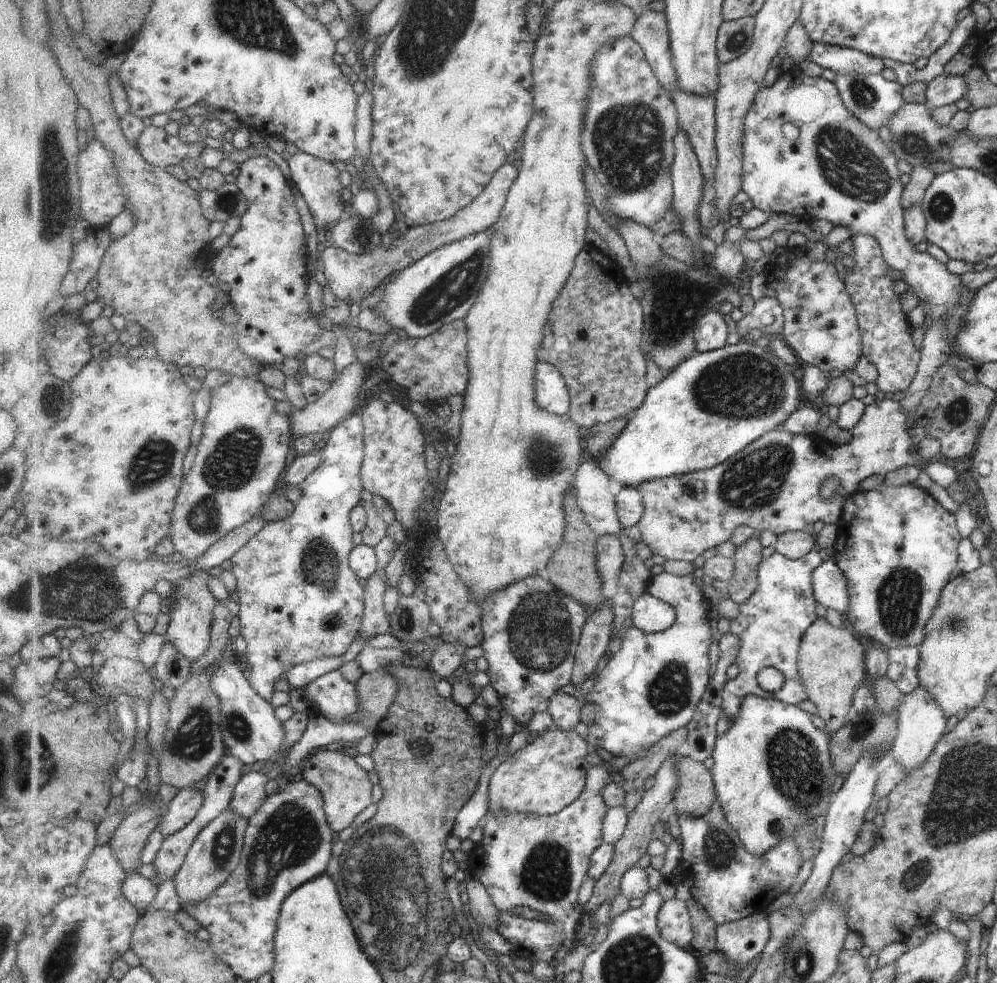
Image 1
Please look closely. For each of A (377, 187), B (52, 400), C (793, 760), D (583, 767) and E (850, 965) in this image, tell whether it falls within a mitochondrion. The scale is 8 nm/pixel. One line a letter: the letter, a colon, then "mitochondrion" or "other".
A: other
B: mitochondrion
C: mitochondrion
D: other
E: other

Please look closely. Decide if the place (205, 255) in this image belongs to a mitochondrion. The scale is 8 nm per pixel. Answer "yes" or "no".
no

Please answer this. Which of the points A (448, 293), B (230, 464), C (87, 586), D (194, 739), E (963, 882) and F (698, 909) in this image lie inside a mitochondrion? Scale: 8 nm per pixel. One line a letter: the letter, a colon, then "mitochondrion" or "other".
A: mitochondrion
B: mitochondrion
C: mitochondrion
D: mitochondrion
E: other
F: other

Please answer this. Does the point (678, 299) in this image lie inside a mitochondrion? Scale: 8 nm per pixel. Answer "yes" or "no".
yes

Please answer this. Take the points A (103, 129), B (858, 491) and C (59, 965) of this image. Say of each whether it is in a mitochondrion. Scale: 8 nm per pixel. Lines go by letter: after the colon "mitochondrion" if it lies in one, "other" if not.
A: other
B: other
C: mitochondrion

